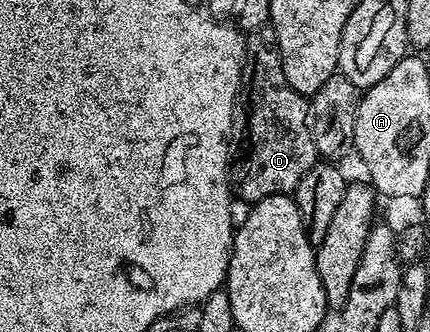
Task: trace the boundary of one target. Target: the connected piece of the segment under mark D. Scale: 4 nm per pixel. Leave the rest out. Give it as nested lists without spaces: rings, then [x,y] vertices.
[[[266,26],[245,36],[245,72],[241,75],[244,95],[249,95],[249,153],[241,164],[241,169],[234,171],[231,184],[235,189],[236,199],[256,202],[268,196],[284,196],[296,193],[299,182],[311,166],[318,163],[315,150],[313,125],[309,115],[310,101],[300,96],[287,82],[283,74],[283,58],[279,50],[279,38],[271,26]]]

